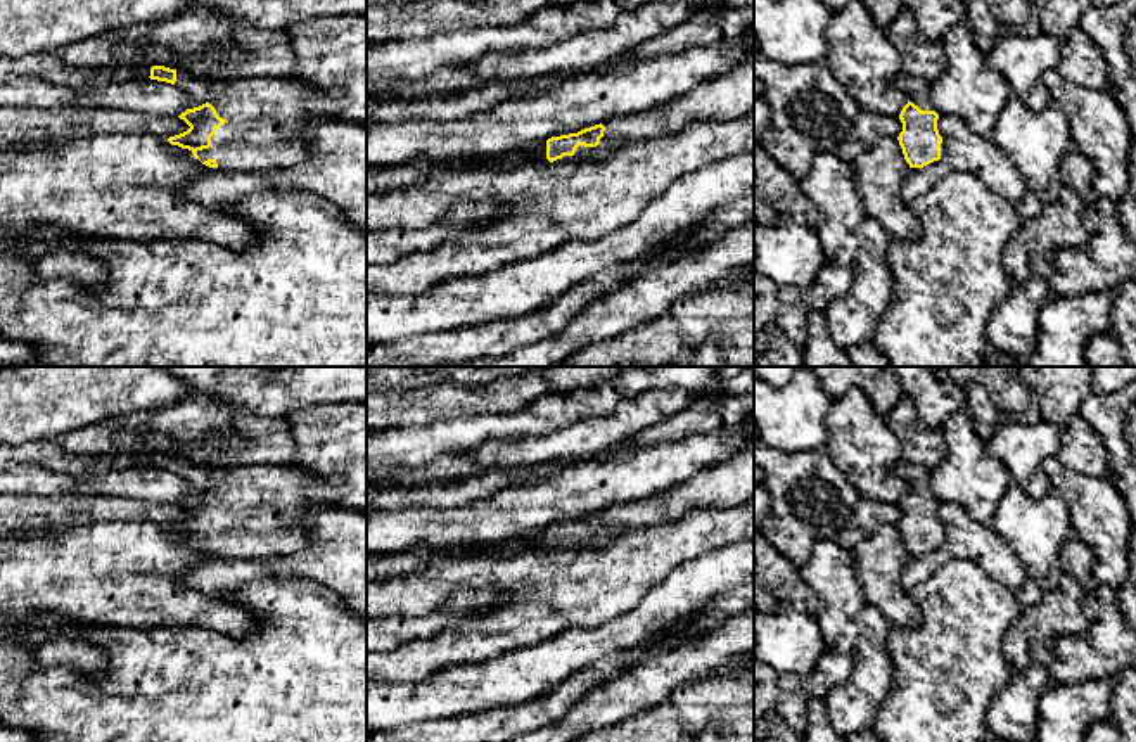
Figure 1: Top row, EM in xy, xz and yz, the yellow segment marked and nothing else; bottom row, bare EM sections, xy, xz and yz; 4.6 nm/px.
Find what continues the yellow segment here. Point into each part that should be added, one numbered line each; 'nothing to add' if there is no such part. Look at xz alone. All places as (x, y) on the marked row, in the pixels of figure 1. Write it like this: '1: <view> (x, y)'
1: xz (727, 95)
2: xz (417, 170)

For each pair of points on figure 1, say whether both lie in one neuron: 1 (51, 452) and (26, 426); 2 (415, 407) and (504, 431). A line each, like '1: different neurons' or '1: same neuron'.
1: different neurons
2: different neurons

